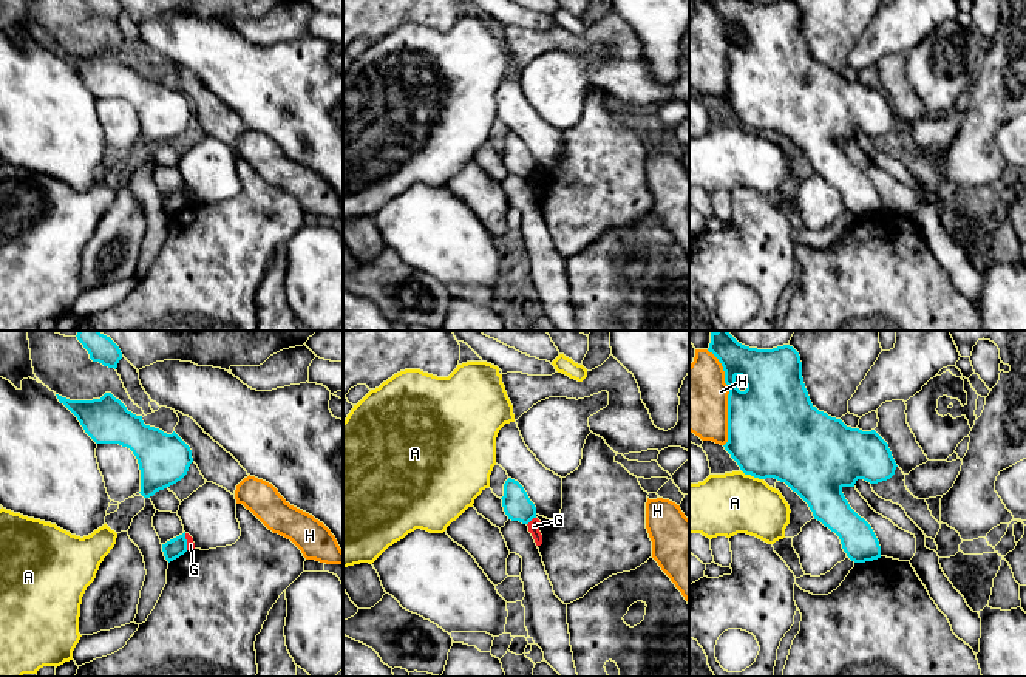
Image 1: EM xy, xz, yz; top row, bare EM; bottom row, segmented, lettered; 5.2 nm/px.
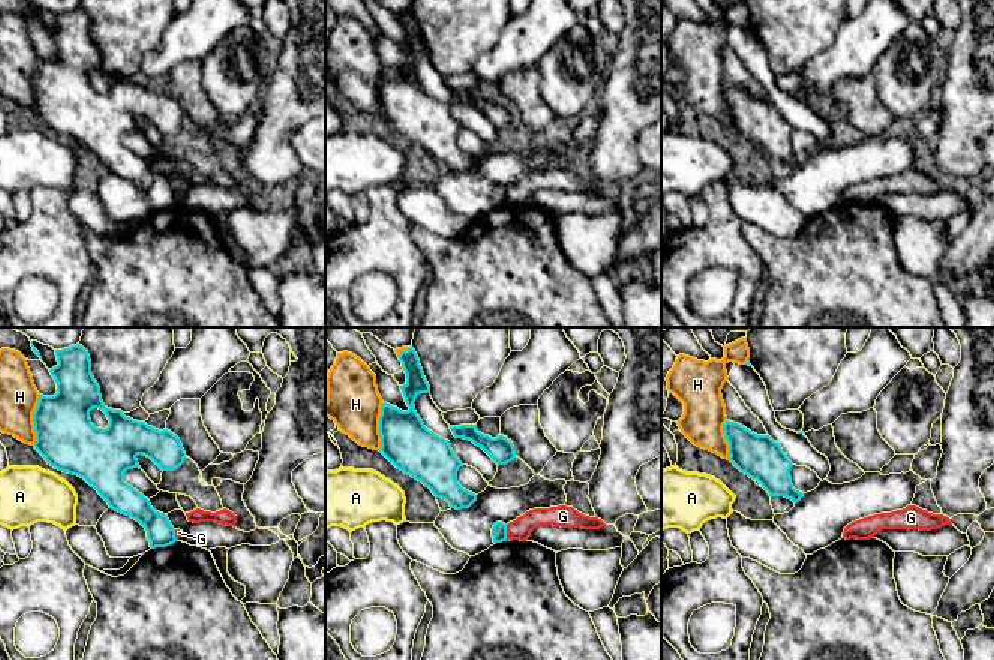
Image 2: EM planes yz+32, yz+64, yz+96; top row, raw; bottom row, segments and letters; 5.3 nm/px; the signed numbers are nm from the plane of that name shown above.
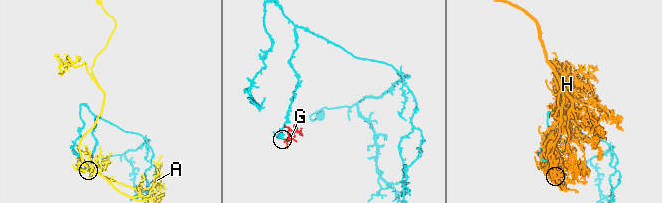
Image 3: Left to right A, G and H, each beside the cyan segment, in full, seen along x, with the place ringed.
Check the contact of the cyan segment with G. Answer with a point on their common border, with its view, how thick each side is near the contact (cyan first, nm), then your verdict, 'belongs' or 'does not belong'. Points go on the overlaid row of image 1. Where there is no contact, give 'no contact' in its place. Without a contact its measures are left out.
meets cyan in xz at (530, 520); 150 nm thick on the cyan side, 60 nm on the other; does not belong

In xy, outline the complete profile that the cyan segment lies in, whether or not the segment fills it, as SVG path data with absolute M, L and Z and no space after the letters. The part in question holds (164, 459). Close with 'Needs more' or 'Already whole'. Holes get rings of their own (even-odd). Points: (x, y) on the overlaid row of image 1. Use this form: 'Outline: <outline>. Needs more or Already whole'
Outline: M105 393L100 399L93 400L70 400L59 394L56 396L59 402L77 417L85 433L96 444L119 444L133 451L141 470L139 493L144 498L150 498L156 492L176 484L187 475L189 467L193 462L190 447L175 431L167 434L159 428L145 425L142 416L128 411L111 393Z. Already whole

